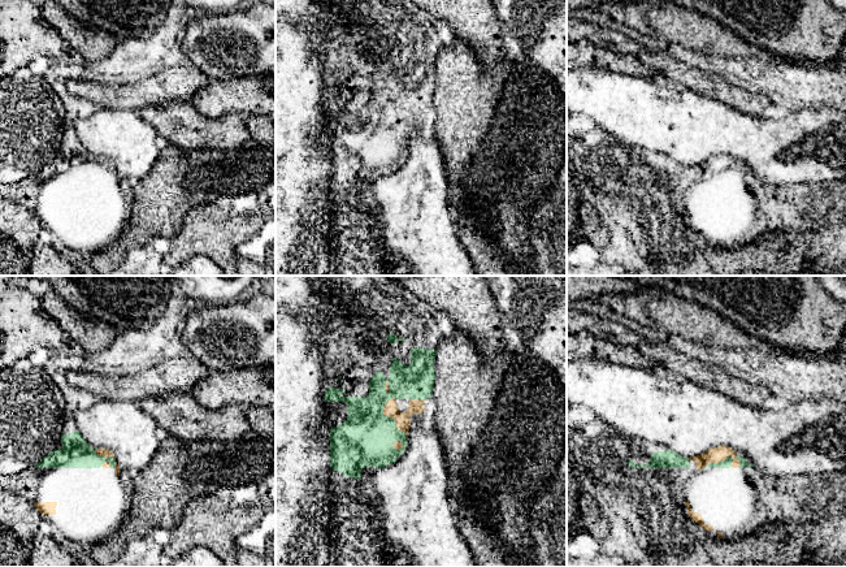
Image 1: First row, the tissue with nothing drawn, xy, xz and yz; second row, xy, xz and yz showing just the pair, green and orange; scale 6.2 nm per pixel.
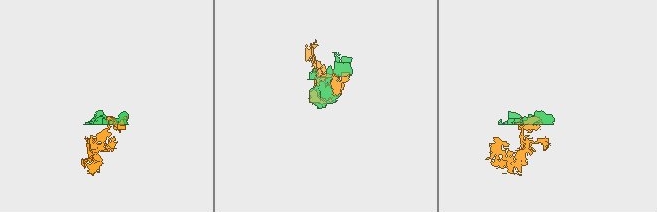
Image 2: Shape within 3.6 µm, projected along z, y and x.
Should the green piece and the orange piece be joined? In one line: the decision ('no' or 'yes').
no

